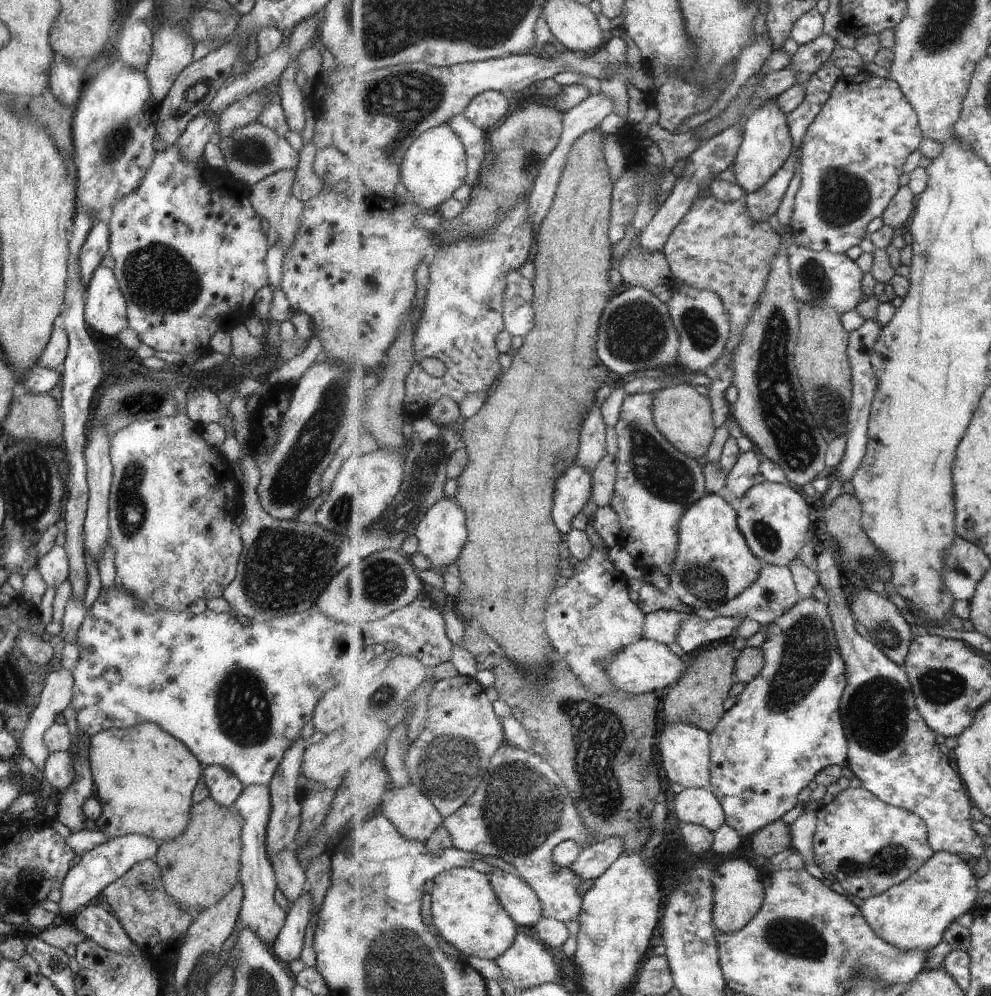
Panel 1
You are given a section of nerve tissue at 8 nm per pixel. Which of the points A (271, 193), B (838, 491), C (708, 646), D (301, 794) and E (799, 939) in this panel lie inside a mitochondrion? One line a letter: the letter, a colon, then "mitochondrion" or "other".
A: mitochondrion
B: other
C: other
D: other
E: mitochondrion

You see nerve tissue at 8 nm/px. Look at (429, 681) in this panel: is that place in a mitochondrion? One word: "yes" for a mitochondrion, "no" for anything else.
no

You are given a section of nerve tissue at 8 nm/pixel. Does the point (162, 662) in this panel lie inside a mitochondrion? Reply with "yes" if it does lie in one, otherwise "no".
no

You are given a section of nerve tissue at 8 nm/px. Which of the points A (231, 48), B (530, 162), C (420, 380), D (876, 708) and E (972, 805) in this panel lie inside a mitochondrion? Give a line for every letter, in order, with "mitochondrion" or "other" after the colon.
A: other
B: mitochondrion
C: other
D: mitochondrion
E: other

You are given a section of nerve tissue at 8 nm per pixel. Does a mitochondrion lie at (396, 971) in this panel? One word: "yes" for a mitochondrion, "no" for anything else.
yes

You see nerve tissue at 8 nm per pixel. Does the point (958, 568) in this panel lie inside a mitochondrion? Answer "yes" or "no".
yes

